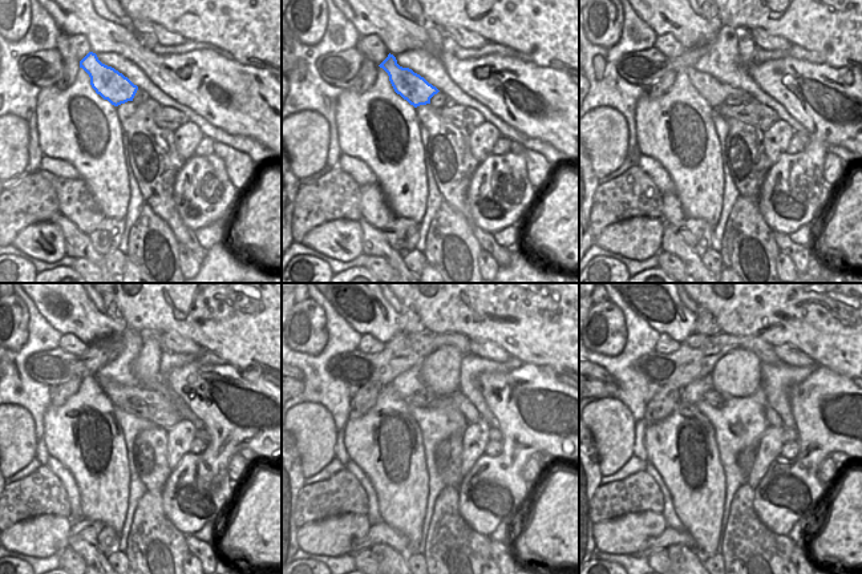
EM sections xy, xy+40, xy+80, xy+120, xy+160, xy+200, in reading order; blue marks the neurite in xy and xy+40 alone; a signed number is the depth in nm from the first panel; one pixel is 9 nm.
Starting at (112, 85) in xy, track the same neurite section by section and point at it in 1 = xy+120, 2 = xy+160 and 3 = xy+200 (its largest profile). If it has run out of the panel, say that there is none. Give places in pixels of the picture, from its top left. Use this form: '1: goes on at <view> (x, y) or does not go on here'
1: goes on at xy+120 (118, 393)
2: goes on at xy+160 (458, 399)
3: goes on at xy+200 (771, 416)

